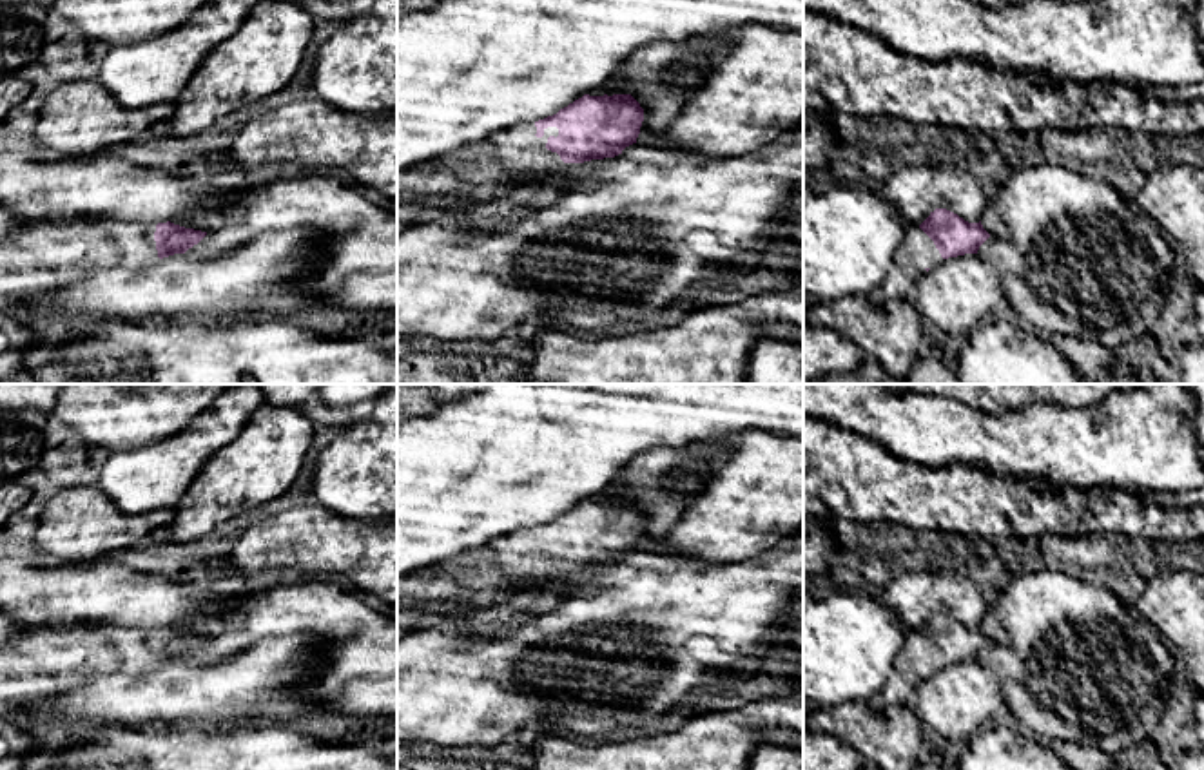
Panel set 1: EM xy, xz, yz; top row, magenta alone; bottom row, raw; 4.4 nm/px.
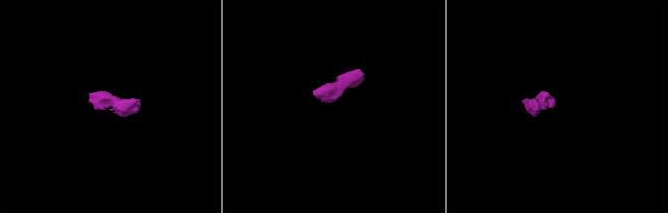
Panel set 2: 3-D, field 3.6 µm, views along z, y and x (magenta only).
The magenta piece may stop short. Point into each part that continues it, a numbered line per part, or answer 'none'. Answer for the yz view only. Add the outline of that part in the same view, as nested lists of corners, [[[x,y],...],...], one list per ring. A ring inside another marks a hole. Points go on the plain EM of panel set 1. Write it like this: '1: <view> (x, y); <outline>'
1: yz (918, 656); [[[919,630],[908,632],[890,678],[885,687],[870,698],[869,707],[872,710],[883,710],[890,705],[910,705],[921,681],[943,667],[945,665],[934,647],[919,634]]]

